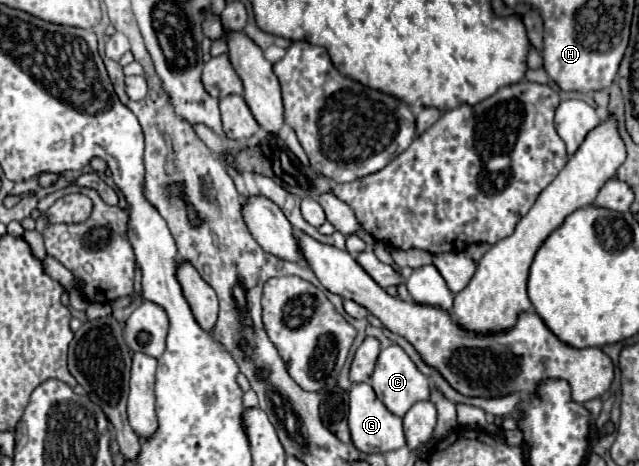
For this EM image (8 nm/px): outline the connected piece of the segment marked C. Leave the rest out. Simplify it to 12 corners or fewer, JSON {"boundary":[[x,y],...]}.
{"boundary":[[397,344],[383,348],[371,386],[399,418],[429,398],[429,380]]}

